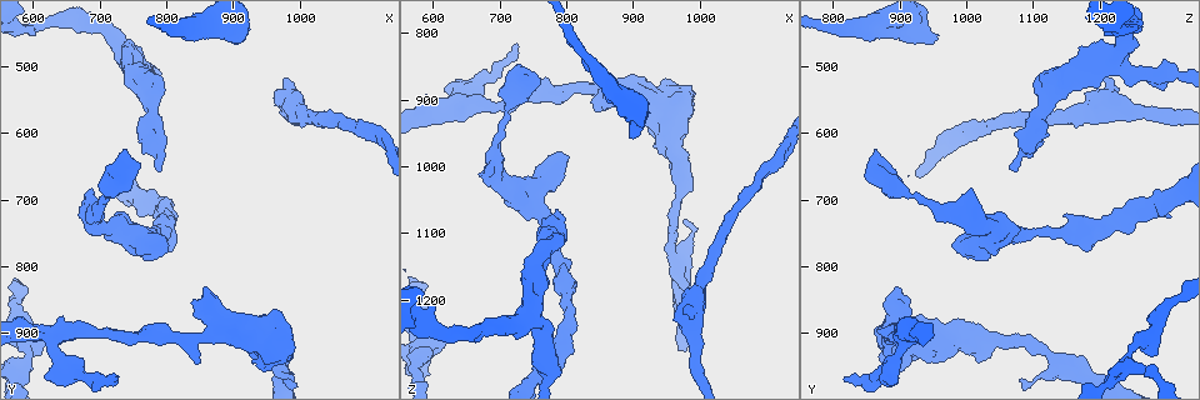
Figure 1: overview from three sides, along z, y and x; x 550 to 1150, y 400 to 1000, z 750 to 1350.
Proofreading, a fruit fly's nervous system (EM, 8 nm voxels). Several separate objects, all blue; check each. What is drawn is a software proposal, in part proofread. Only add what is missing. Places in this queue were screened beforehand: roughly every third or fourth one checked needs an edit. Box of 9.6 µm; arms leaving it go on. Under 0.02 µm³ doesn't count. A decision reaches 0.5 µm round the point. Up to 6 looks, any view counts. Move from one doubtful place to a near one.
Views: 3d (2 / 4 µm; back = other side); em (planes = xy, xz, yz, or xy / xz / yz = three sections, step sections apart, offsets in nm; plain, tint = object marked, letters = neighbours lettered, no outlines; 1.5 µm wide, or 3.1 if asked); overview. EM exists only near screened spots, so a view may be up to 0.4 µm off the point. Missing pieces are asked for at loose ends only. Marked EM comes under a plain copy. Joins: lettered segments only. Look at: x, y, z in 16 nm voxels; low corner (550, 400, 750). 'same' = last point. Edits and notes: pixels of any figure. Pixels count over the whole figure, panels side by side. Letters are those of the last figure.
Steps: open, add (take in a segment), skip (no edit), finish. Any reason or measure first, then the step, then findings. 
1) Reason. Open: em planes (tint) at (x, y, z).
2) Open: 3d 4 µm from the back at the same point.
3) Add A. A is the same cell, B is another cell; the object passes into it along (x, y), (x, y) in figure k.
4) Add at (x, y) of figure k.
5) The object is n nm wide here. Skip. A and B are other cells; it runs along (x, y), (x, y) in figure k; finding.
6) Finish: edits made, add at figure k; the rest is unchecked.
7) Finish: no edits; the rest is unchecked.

End of a long branch. Open: 3d 4 µm at (785, 660, 1070).

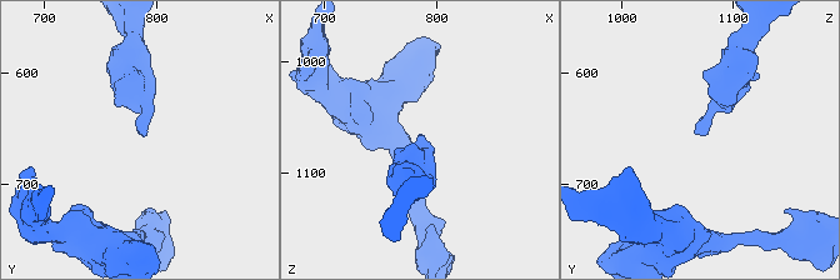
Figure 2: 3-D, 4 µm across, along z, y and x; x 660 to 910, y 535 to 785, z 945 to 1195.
Shape alone is not enough. Open: em planes (tint) at (786, 656, 1078).

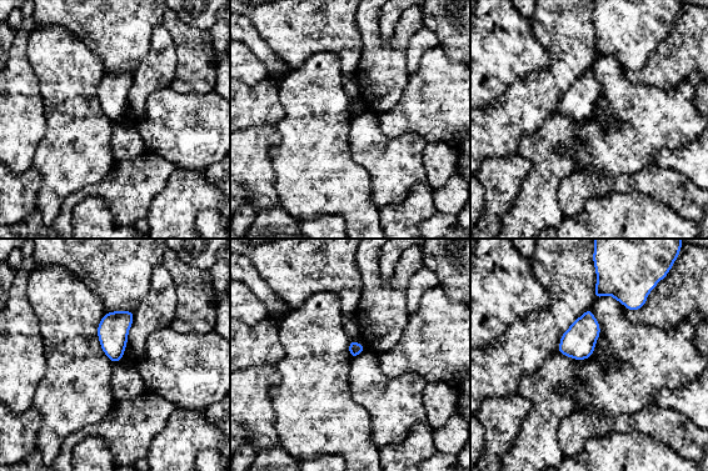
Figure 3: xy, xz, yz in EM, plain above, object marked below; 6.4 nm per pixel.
Open: em planes (letters) at the same point.

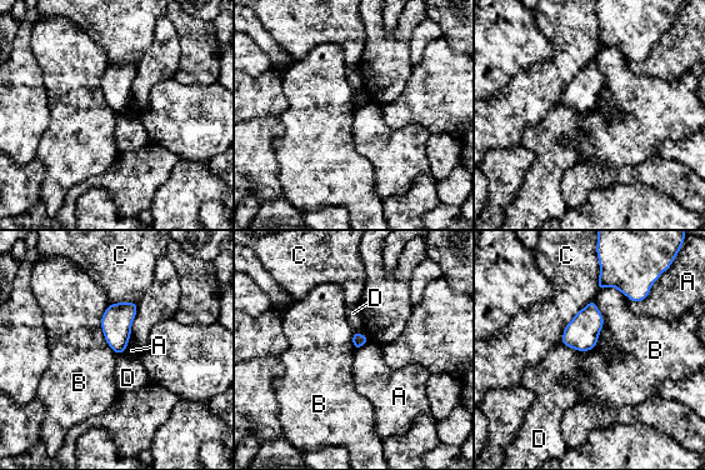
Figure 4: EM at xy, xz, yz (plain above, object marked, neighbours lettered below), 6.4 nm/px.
Skip. A, B, C and D are other cells; a border runs along (109, 304), (101, 333), (116, 354) in figure 4; no lettered segment goes on from it.

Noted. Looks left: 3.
Branch stops here. Open: 3d 4 µm at (685, 685, 1010).

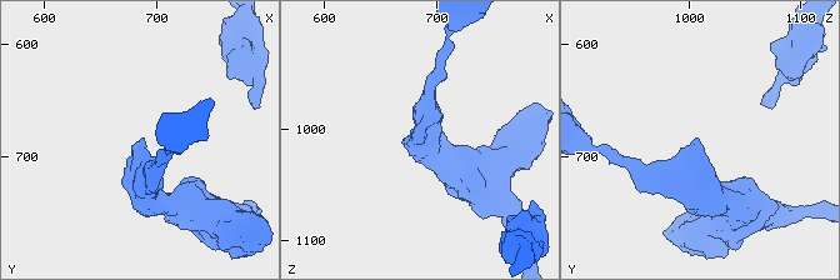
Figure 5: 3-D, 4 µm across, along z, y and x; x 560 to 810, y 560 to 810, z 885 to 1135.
Need the tissue. Open: em planes (tint) at (684, 682, 1004).

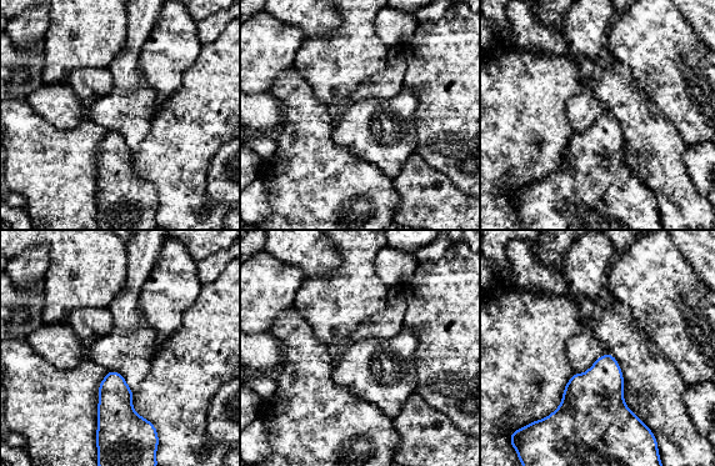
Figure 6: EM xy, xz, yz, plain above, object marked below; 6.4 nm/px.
See the neighbours. Open: em planes (letters) at the same point.

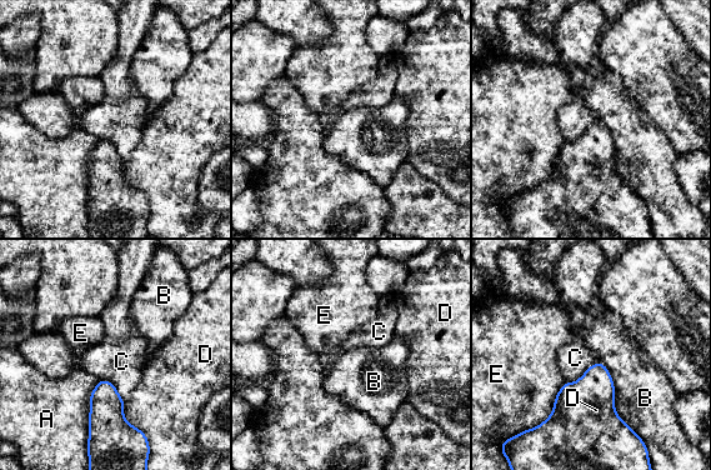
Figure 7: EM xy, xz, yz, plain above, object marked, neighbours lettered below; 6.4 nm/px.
The object is 200 nm wide here. Skip. A, B, C, D and E are other cells; a border runs along (600, 361), (574, 381), (565, 383) in figure 7; no lettered segment goes on from it.

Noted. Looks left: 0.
Finish: no edits; the rest is unchecked.

